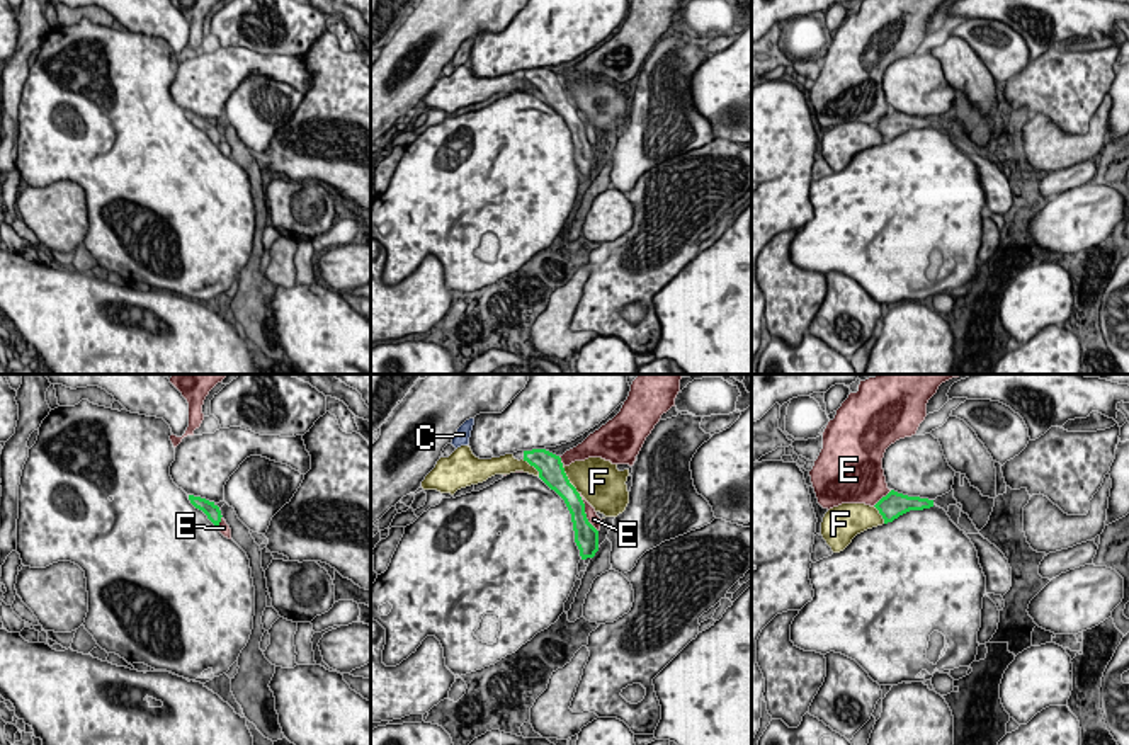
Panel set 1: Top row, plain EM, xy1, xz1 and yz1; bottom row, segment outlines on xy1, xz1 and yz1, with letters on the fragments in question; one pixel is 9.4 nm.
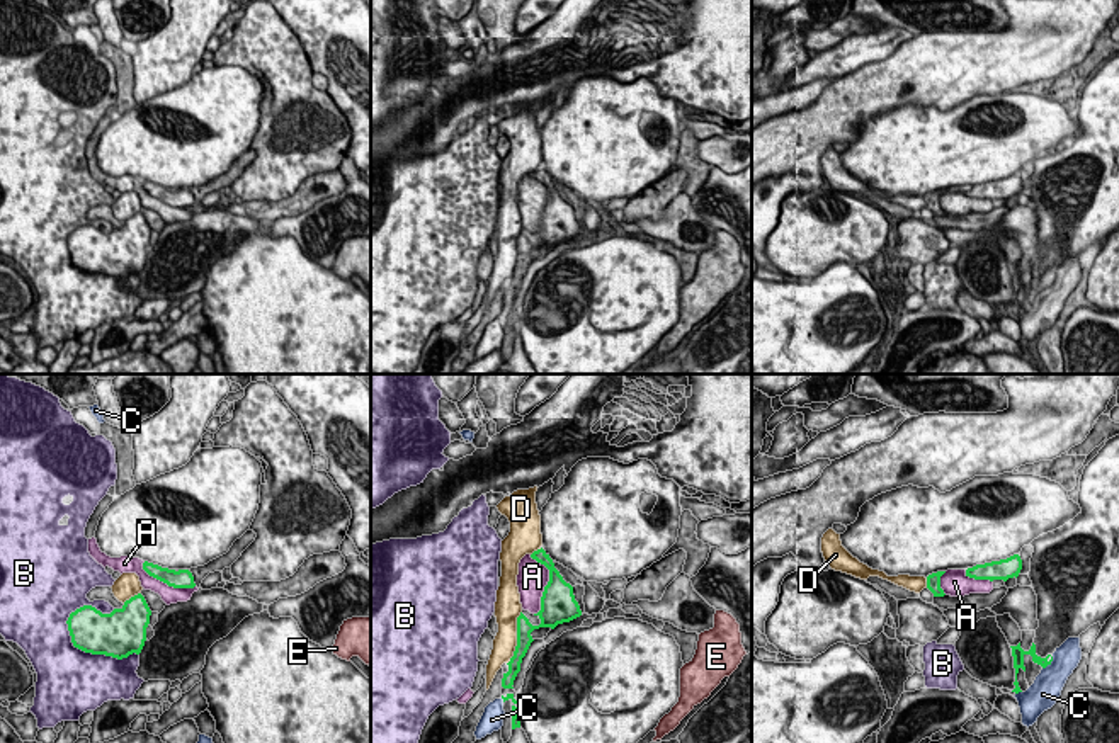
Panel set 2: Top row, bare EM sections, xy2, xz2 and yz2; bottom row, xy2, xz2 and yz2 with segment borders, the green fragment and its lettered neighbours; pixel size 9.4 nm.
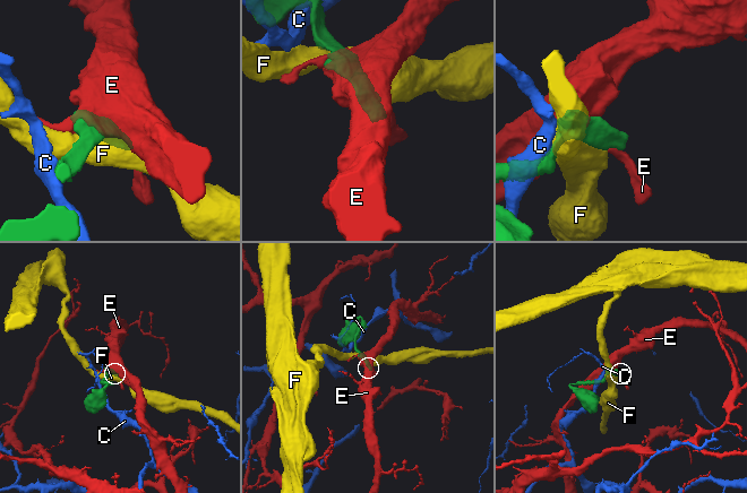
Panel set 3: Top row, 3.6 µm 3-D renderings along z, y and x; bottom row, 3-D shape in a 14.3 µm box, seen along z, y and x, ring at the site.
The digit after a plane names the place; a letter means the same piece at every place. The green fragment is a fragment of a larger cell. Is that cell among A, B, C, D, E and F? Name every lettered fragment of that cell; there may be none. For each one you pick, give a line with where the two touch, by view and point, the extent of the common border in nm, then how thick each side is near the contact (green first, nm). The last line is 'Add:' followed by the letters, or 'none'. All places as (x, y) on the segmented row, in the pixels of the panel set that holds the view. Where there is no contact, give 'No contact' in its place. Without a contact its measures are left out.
Add: none

